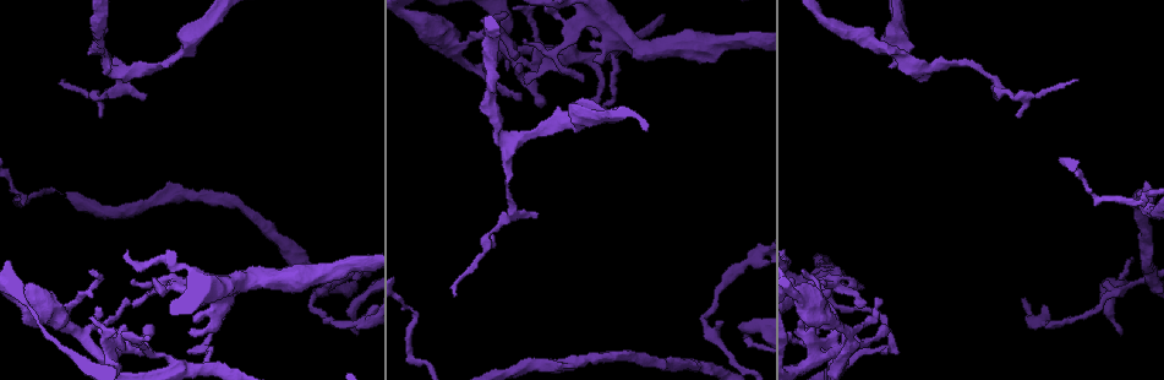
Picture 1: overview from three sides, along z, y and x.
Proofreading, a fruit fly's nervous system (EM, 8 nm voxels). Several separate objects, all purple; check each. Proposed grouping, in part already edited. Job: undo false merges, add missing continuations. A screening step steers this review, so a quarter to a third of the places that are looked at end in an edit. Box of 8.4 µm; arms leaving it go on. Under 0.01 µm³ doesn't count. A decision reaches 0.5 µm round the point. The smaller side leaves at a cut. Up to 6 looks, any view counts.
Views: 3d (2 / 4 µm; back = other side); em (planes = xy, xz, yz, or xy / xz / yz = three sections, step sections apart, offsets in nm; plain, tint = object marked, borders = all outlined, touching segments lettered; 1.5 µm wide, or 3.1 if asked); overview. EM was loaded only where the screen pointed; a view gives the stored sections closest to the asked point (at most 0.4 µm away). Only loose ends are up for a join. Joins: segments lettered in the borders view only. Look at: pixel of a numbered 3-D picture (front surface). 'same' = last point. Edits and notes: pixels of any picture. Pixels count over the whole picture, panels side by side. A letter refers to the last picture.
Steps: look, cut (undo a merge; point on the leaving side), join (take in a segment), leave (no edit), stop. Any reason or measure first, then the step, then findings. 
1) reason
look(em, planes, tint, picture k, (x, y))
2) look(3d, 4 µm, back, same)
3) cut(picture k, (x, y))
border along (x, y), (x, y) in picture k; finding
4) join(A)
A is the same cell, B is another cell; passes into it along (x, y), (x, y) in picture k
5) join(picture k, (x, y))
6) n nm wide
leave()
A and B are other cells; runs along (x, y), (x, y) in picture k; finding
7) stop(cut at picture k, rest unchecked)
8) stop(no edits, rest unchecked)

free end
look(3d, 2 µm, picture 1, (1121, 334))

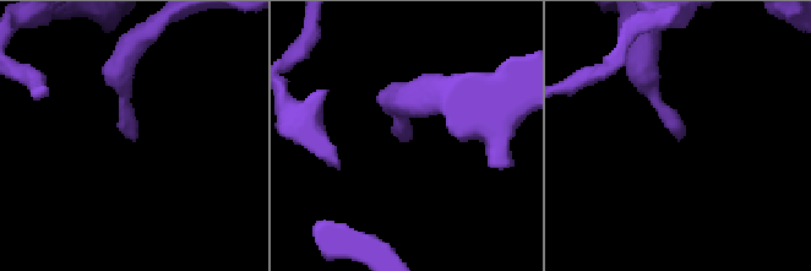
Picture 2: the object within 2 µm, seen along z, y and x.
need the tissue
look(em, 3.1 µm, planes, tint, picture 2, (676, 137))

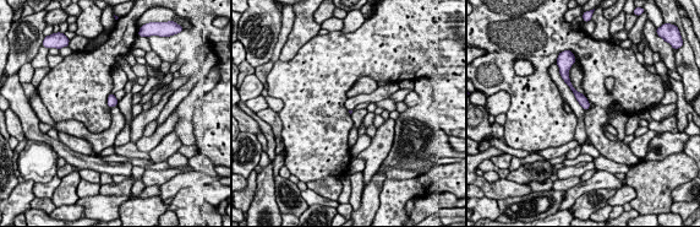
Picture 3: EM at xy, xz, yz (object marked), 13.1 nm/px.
look(em, 3.1 µm, planes, borders, same)

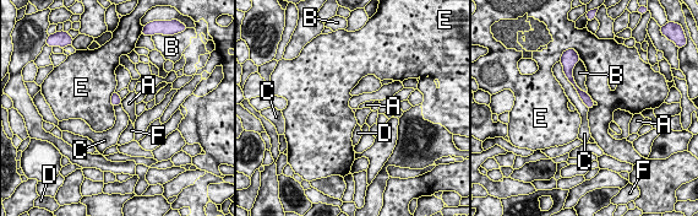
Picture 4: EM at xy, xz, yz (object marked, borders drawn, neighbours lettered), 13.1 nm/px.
leave()
A, B, C, D, E and F are other cells; none of them fits

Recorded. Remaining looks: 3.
branch stops here
look(3d, 2 µm, picture 1, (1077, 80))

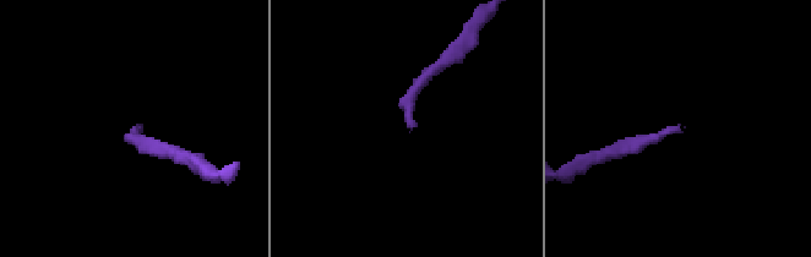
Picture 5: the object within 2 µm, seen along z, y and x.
look(em, planes, borders, picture 5, (416, 123))

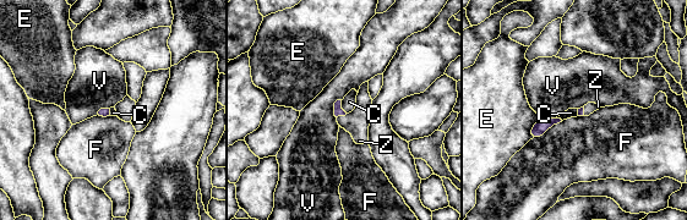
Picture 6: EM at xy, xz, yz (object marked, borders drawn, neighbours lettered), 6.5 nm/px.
F touches over 240 nm
join(picture 6, (356, 122))
Z is the same cell, C, E, F and V are other cells; the neuron continues

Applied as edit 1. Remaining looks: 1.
stop(join at picture 6, rest unchecked)

